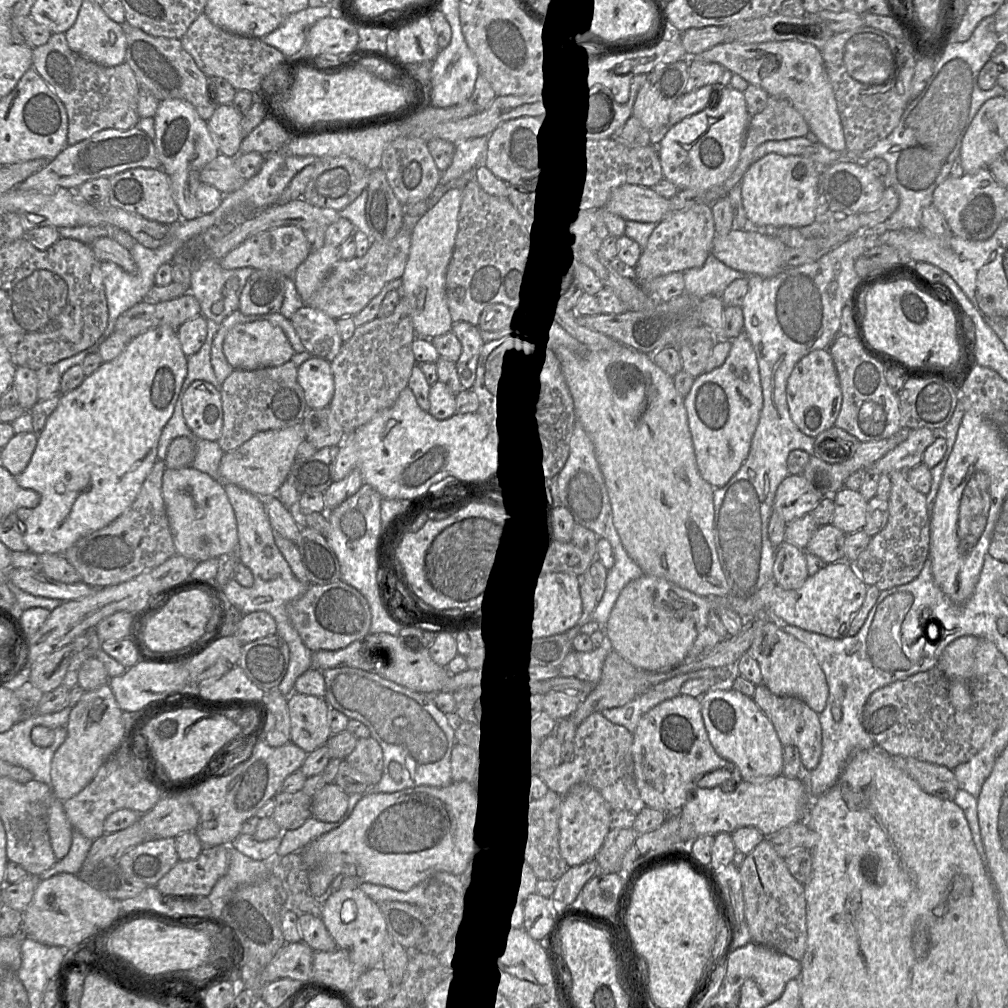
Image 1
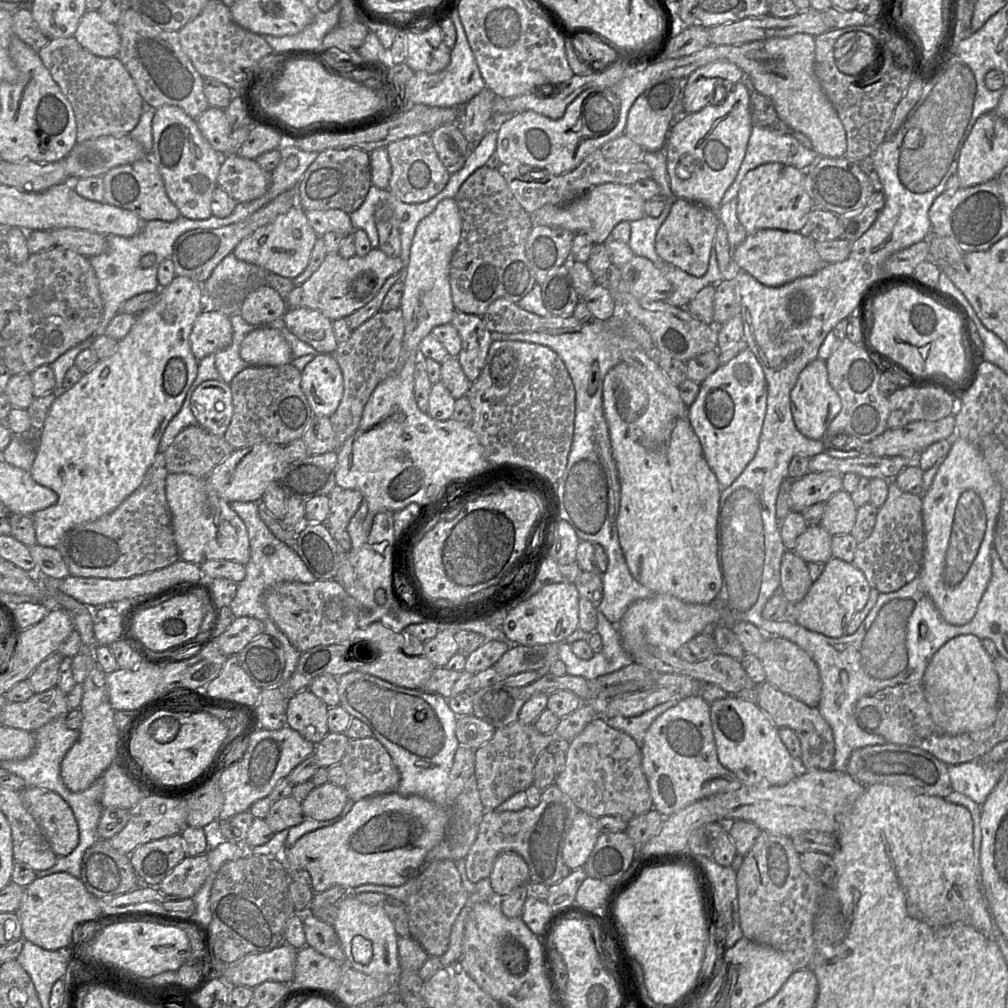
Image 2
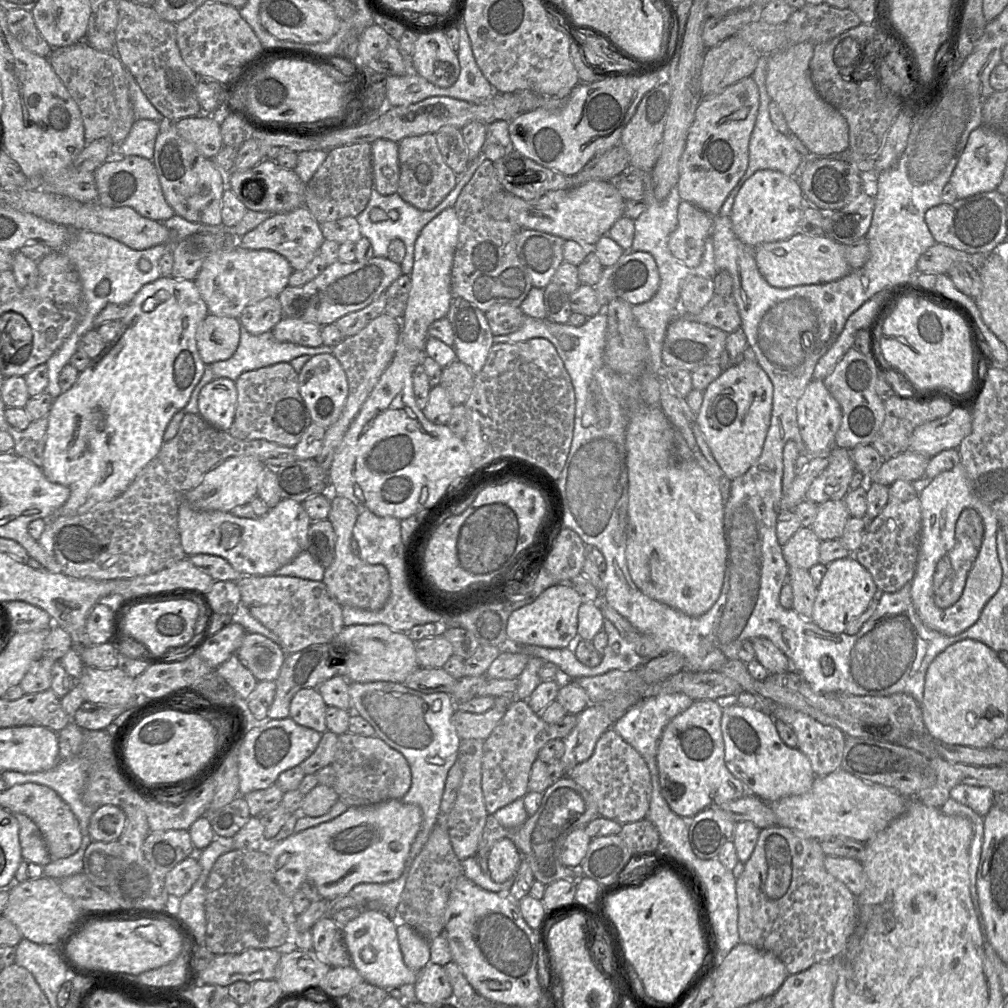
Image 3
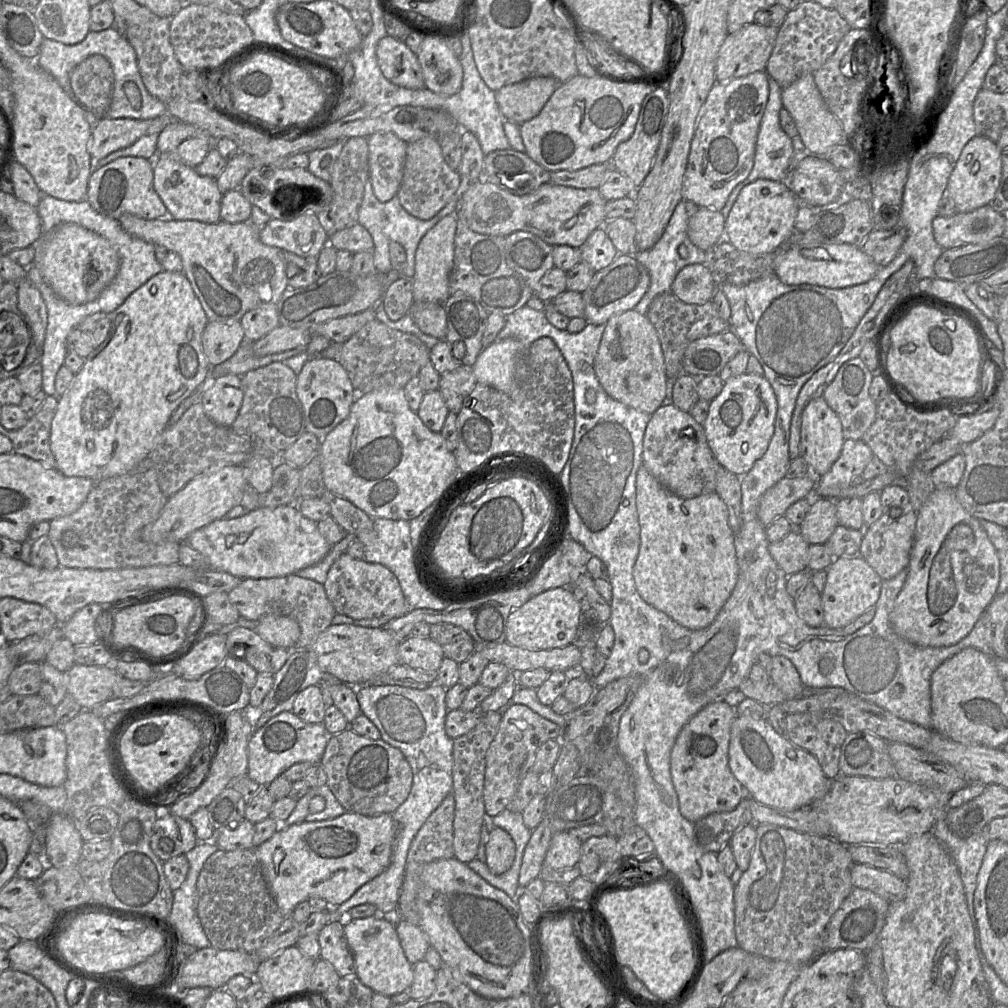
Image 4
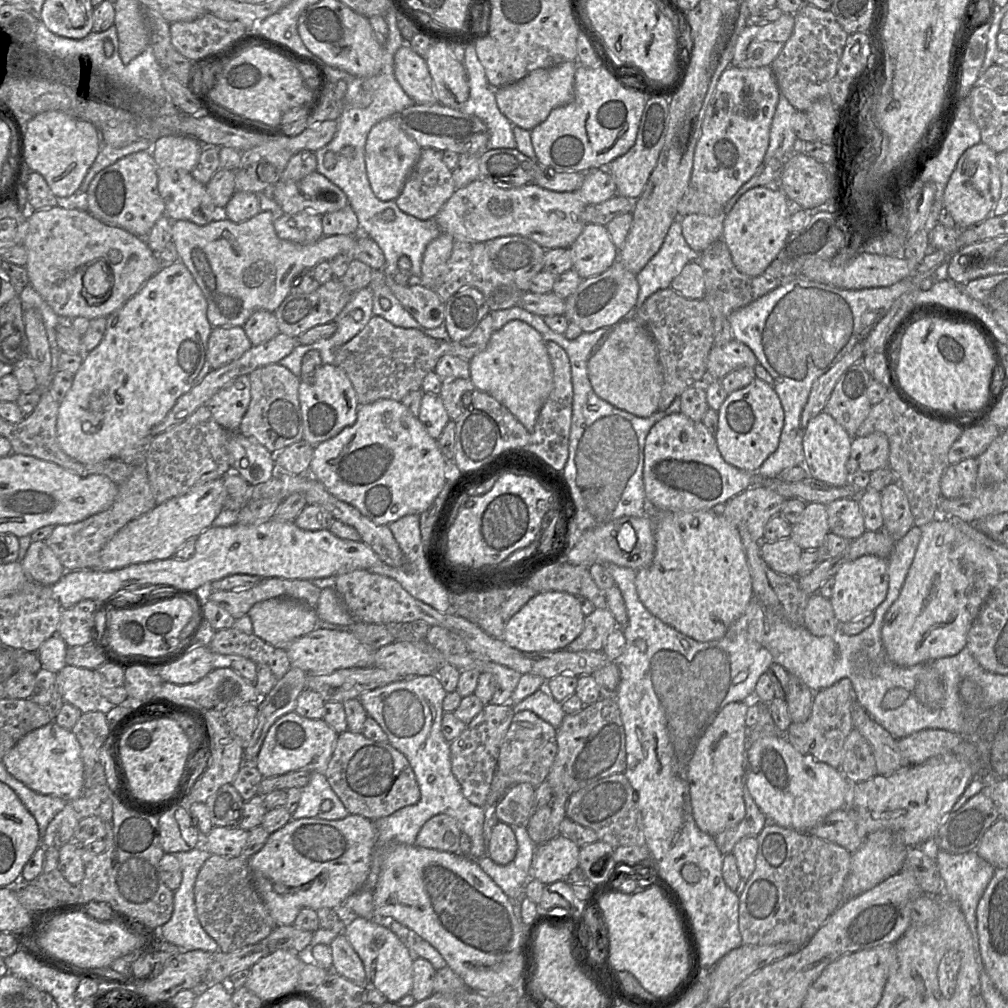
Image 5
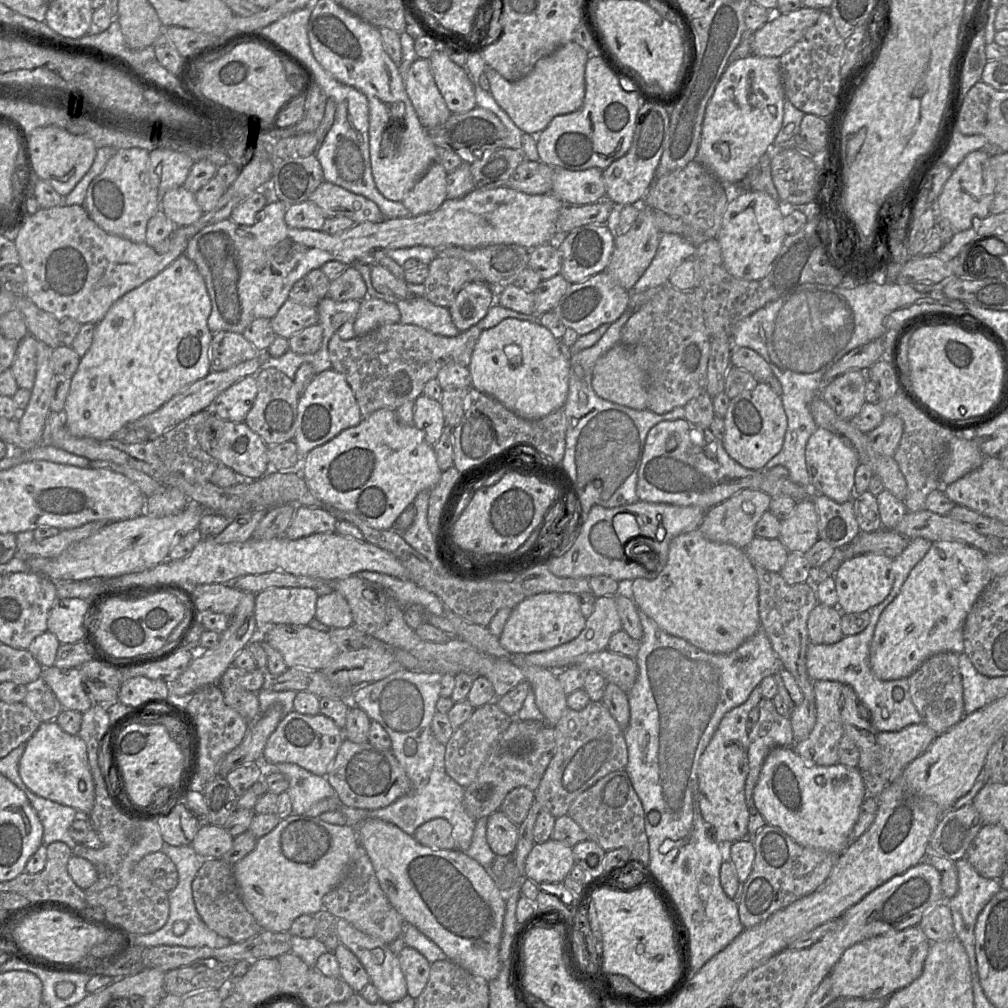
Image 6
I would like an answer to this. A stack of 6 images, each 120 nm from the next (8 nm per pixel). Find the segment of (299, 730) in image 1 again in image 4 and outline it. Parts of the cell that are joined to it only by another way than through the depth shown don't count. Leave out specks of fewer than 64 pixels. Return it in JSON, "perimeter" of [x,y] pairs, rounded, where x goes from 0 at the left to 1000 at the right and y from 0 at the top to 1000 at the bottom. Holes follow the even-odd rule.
{"perimeter":[[[322,680],[307,681],[294,691],[290,706],[299,714],[315,718],[321,716],[322,704]]]}

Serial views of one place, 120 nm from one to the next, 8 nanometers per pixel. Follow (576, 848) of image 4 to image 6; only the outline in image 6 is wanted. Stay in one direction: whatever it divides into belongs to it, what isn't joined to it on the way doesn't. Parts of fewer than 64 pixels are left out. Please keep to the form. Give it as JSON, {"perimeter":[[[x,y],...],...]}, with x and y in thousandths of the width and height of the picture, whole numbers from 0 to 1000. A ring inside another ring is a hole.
{"perimeter":[[[545,832],[529,839],[521,855],[521,868],[531,877],[559,876],[569,858],[567,841]]]}

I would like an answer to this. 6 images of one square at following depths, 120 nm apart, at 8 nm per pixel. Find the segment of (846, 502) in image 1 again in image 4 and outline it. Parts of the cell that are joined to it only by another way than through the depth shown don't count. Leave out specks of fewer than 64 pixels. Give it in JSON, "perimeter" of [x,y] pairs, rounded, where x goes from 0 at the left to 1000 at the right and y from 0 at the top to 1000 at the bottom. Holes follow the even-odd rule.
{"perimeter":[[[807,493],[804,506],[791,524],[803,541],[818,540],[832,521],[829,496]]]}

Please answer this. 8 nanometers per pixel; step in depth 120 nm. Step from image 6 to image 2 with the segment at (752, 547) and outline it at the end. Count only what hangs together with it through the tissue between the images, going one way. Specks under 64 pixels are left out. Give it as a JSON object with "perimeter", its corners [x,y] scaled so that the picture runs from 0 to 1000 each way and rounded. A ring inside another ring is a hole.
{"perimeter":[[[814,521],[802,522],[790,535],[788,547],[800,559],[819,559],[825,554],[825,531]]]}

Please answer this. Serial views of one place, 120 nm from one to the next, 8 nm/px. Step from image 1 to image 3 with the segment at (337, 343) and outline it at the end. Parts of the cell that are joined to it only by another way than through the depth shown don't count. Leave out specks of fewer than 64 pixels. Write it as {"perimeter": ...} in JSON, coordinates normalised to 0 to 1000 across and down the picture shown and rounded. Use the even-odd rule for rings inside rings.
{"perimeter":[[[280,314],[269,327],[277,339],[288,339],[299,343],[316,344],[320,342],[318,323],[293,315]]]}

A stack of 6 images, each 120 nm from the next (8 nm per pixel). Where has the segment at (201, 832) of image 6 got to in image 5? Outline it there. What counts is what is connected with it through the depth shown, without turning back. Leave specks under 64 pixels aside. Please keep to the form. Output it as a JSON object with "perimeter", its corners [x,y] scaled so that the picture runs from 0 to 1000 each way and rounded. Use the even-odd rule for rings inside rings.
{"perimeter":[[[212,819],[208,826],[201,830],[199,838],[209,847],[235,850],[239,848],[246,829],[247,824],[236,819]]]}

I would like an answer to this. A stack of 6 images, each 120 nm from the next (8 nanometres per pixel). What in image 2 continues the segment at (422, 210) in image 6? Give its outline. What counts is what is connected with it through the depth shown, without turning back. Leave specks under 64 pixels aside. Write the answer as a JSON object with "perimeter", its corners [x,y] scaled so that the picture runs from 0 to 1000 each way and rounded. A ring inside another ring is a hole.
{"perimeter":[[[420,132],[388,141],[383,148],[388,162],[385,188],[398,199],[406,202],[423,200],[443,184],[447,173],[436,158],[427,133]]]}

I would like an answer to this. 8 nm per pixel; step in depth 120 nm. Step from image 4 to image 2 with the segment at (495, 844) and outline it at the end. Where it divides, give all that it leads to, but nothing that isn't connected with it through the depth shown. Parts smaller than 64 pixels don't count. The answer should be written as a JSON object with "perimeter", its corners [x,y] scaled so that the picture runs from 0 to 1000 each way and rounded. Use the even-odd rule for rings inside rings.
{"perimeter":[[[511,845],[497,846],[489,857],[485,872],[489,884],[501,890],[512,880],[526,875],[524,858]]]}

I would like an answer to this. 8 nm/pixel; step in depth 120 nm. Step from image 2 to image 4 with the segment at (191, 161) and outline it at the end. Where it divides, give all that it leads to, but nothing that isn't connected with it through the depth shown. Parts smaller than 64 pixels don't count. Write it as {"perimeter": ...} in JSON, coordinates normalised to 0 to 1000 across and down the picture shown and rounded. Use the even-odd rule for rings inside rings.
{"perimeter":[[[159,152],[152,158],[152,184],[166,208],[174,218],[194,218],[215,221],[221,192],[214,177],[198,174],[193,167],[180,161],[174,154]]]}

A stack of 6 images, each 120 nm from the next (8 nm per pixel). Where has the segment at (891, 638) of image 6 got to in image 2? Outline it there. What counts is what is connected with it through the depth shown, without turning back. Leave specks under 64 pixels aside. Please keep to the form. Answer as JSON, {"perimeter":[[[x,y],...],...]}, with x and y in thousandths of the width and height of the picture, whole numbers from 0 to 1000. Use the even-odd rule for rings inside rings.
{"perimeter":[[[946,432],[944,443],[920,488],[915,490],[918,541],[912,573],[916,586],[934,612],[943,620],[956,620],[967,610],[983,573],[983,545],[995,494],[993,484],[973,448],[959,437]]]}

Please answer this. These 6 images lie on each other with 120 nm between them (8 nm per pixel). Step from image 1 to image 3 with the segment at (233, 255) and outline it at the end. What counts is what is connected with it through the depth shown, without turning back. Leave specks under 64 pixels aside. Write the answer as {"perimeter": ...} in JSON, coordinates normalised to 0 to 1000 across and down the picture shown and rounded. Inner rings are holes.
{"perimeter":[[[299,204],[283,211],[273,211],[254,226],[235,237],[235,243],[246,248],[269,248],[286,258],[292,269],[303,267],[315,252],[322,238],[317,222],[309,210]]]}

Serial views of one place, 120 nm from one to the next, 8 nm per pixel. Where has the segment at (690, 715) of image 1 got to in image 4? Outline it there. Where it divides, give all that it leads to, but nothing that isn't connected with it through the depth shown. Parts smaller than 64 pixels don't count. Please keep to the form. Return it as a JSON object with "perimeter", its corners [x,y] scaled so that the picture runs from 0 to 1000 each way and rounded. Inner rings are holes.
{"perimeter":[[[717,694],[709,695],[689,708],[674,726],[665,748],[665,767],[676,809],[687,816],[709,806],[728,804],[742,785],[732,776],[723,761],[723,736],[730,701]]]}

